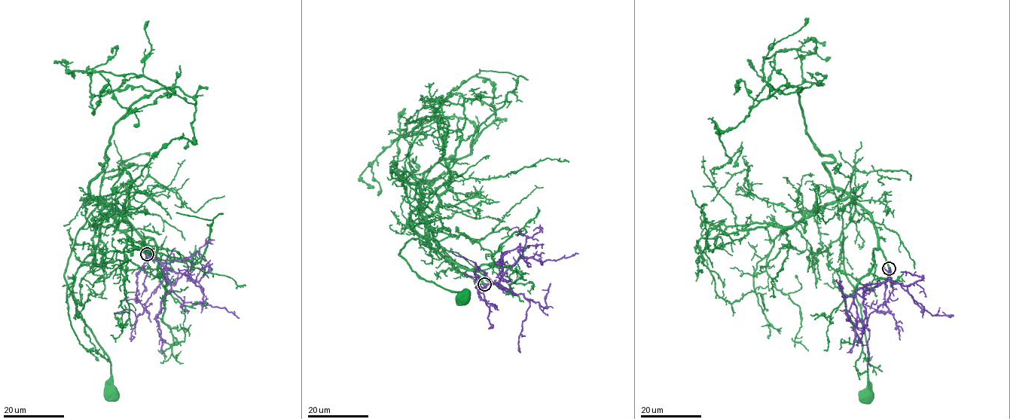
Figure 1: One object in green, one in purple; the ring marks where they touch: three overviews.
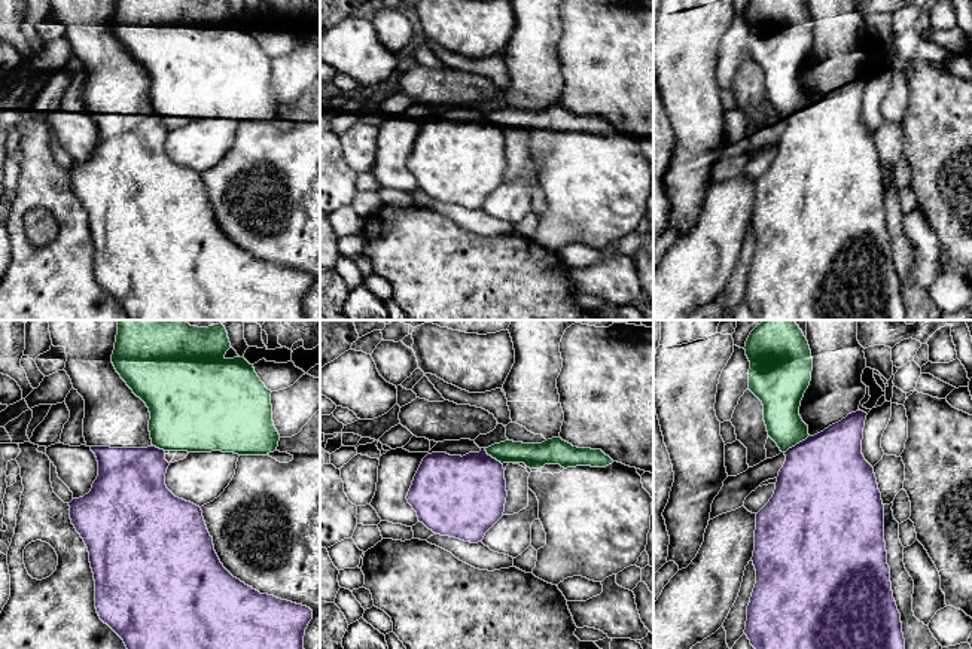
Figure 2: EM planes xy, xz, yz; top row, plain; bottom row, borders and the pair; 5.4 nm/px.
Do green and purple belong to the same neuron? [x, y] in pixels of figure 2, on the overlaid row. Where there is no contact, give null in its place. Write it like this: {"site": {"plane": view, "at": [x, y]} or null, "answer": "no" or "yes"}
{"site": {"plane": "yz", "at": [797, 442]}, "answer": "no"}

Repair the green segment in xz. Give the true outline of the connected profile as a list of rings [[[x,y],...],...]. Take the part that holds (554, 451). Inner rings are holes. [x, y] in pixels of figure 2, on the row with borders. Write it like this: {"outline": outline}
{"outline": [[[552,438],[542,444],[505,441],[485,448],[503,463],[524,463],[533,472],[528,488],[539,500],[539,519],[546,533],[546,545],[537,549],[533,575],[558,585],[567,578],[582,576],[603,582],[634,566],[646,549],[653,499],[643,488],[636,467],[613,461],[601,450],[578,448]],[[545,464],[560,464],[560,473],[542,473]]]}

